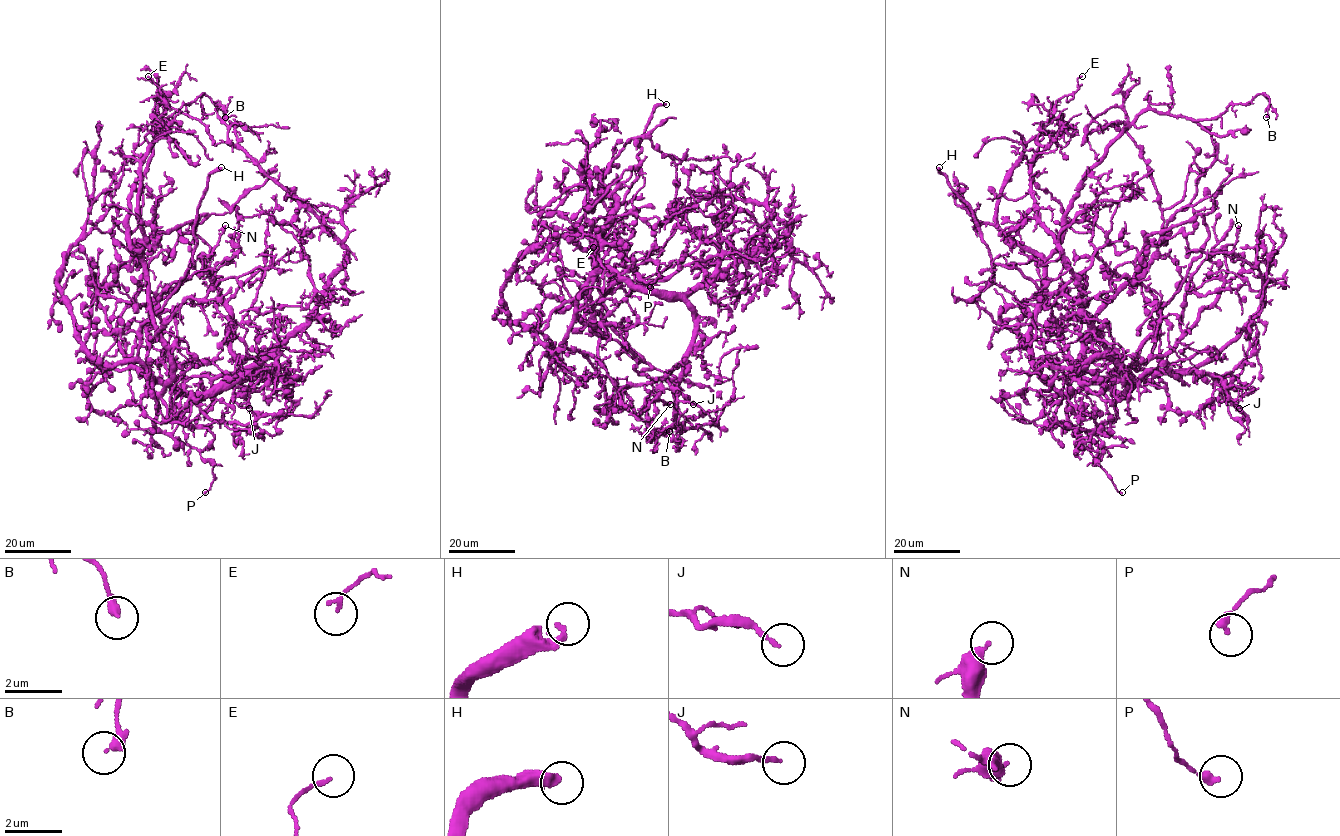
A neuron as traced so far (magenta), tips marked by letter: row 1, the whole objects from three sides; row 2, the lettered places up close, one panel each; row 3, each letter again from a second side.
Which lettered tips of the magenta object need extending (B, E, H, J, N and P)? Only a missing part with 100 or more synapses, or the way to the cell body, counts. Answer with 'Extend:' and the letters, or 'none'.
Extend: H

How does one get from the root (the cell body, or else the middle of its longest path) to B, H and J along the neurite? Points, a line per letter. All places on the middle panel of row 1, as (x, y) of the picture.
B: (598, 245), (615, 213), (611, 197), (573, 227), (596, 268), (598, 357), (647, 428), (669, 431)
H: (598, 245), (583, 226), (606, 217), (624, 199), (639, 172), (638, 144), (647, 121), (657, 106), (666, 104)
J: (598, 245), (602, 266), (638, 288), (675, 294), (691, 311), (693, 336), (667, 380), (679, 400), (693, 404)

